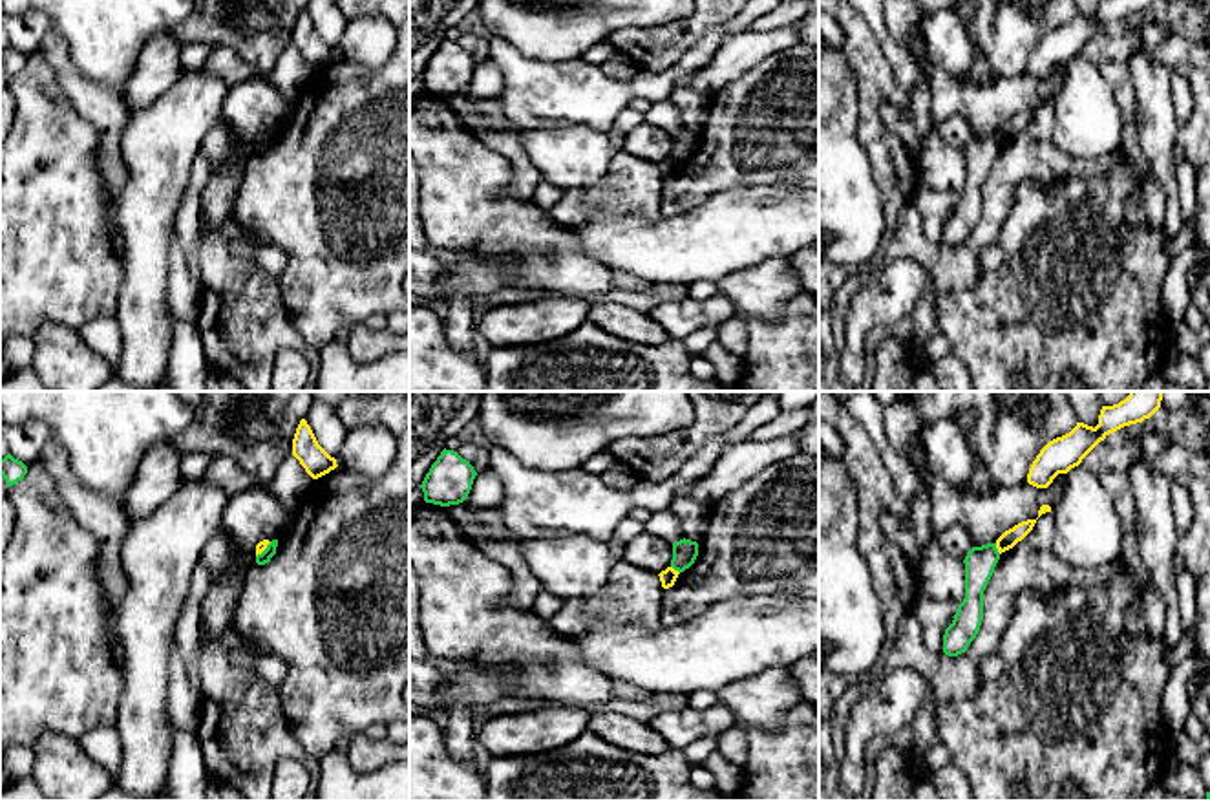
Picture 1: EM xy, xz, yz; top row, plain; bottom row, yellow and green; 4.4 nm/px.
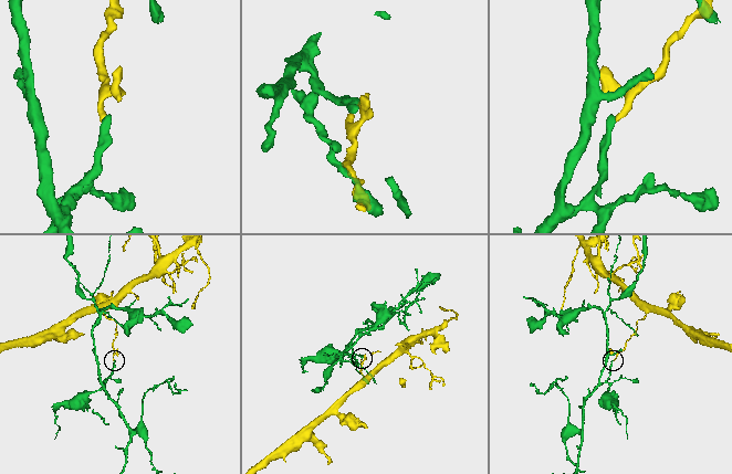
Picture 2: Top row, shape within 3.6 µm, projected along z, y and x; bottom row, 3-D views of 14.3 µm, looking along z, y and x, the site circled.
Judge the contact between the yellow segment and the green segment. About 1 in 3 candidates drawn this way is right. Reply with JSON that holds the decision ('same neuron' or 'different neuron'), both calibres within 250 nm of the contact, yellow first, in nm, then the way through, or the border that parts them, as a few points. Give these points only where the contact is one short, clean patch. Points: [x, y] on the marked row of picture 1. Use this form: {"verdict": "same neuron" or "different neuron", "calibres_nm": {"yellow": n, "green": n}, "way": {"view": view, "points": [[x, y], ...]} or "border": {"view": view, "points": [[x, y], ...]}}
{"verdict": "different neuron", "calibres_nm": {"yellow": 80, "green": 140}, "border": {"view": "yz", "points": [[995, 544], [1000, 553]]}}

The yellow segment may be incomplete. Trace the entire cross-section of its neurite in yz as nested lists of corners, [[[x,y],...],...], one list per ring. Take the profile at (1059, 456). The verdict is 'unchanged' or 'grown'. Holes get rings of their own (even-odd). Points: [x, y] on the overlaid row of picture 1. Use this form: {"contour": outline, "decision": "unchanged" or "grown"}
{"contour": [[[1130,391],[1130,395],[1113,406],[1102,406],[1099,424],[1077,426],[1053,441],[1049,441],[1033,461],[1027,483],[1036,488],[1047,488],[1058,474],[1067,474],[1078,466],[1082,459],[1109,433],[1150,419],[1162,400],[1162,391]]], "decision": "unchanged"}

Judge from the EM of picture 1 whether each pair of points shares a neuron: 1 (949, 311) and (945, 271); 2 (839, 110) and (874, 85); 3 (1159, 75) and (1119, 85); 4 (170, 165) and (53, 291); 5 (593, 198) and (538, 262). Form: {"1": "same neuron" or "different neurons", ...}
{"1": "different neurons", "2": "different neurons", "3": "different neurons", "4": "different neurons", "5": "different neurons"}

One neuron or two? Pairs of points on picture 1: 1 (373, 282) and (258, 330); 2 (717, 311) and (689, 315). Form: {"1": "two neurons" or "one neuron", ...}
{"1": "two neurons", "2": "one neuron"}

